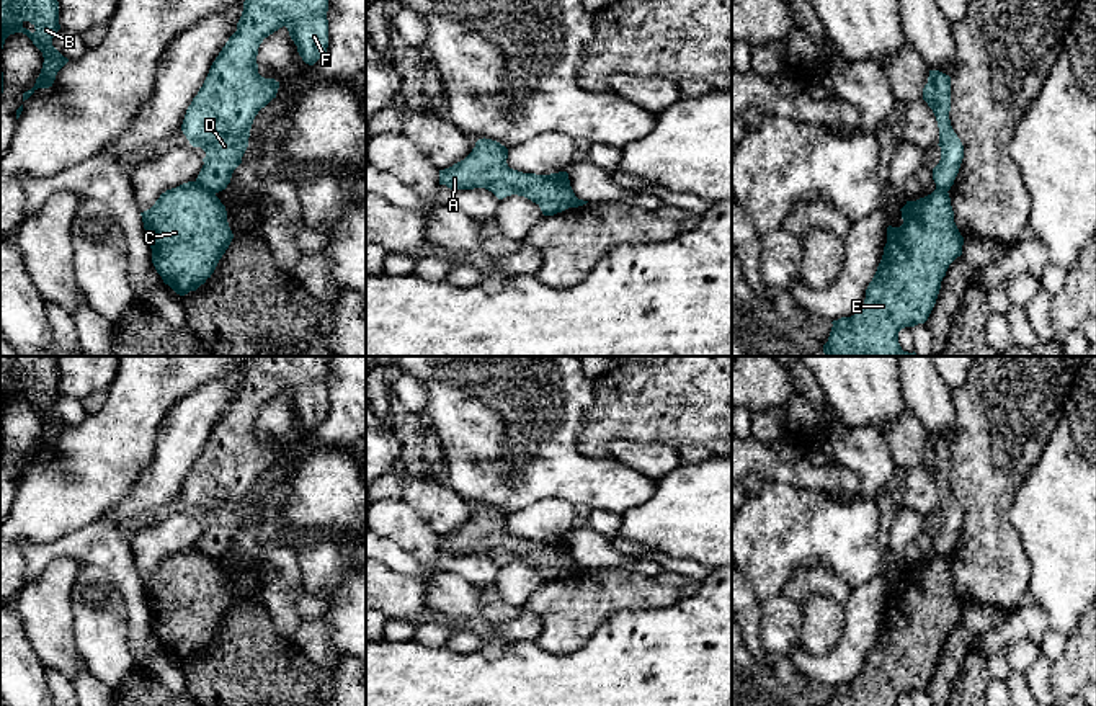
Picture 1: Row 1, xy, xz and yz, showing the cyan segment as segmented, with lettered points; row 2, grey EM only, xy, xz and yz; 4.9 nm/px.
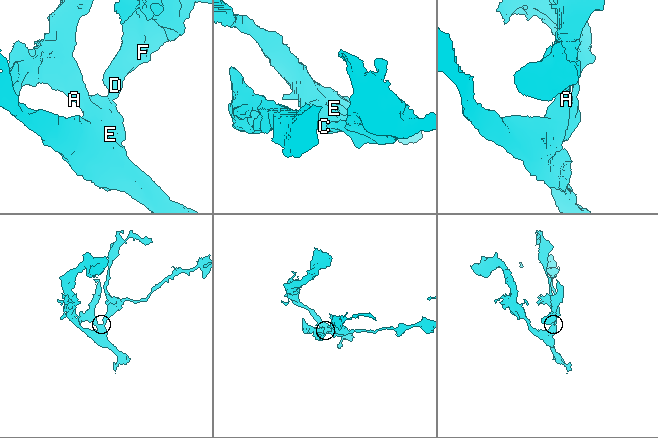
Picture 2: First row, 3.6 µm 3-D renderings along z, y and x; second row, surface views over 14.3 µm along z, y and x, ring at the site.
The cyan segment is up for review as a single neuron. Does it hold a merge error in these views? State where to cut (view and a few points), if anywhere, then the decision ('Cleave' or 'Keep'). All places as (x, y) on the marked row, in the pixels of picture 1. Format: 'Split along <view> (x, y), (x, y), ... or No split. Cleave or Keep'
Split along xy (196, 180), (214, 193). Cleave

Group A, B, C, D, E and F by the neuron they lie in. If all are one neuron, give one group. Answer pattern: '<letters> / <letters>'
A B C E / D F

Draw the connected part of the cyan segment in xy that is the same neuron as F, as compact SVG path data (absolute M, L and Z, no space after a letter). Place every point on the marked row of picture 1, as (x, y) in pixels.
M245 0L243 11L237 23L237 31L229 38L209 74L186 109L181 131L193 147L206 152L204 165L196 181L219 193L230 183L234 170L242 163L248 147L250 129L255 116L273 98L276 98L279 82L258 74L258 47L265 38L286 26L291 39L297 46L302 60L314 65L328 47L328 0Z

